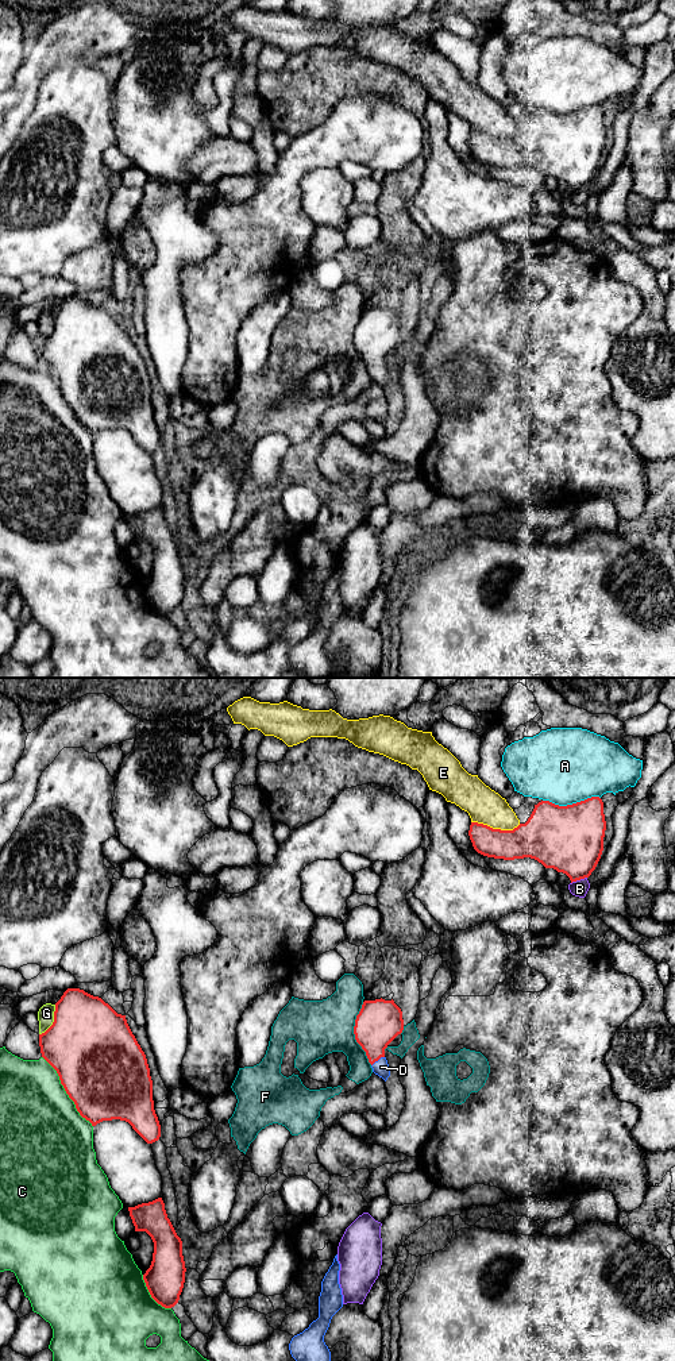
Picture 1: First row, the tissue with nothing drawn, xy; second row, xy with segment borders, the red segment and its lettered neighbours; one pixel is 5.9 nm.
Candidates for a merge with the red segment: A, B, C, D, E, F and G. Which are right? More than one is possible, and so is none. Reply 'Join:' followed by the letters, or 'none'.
Join: D

